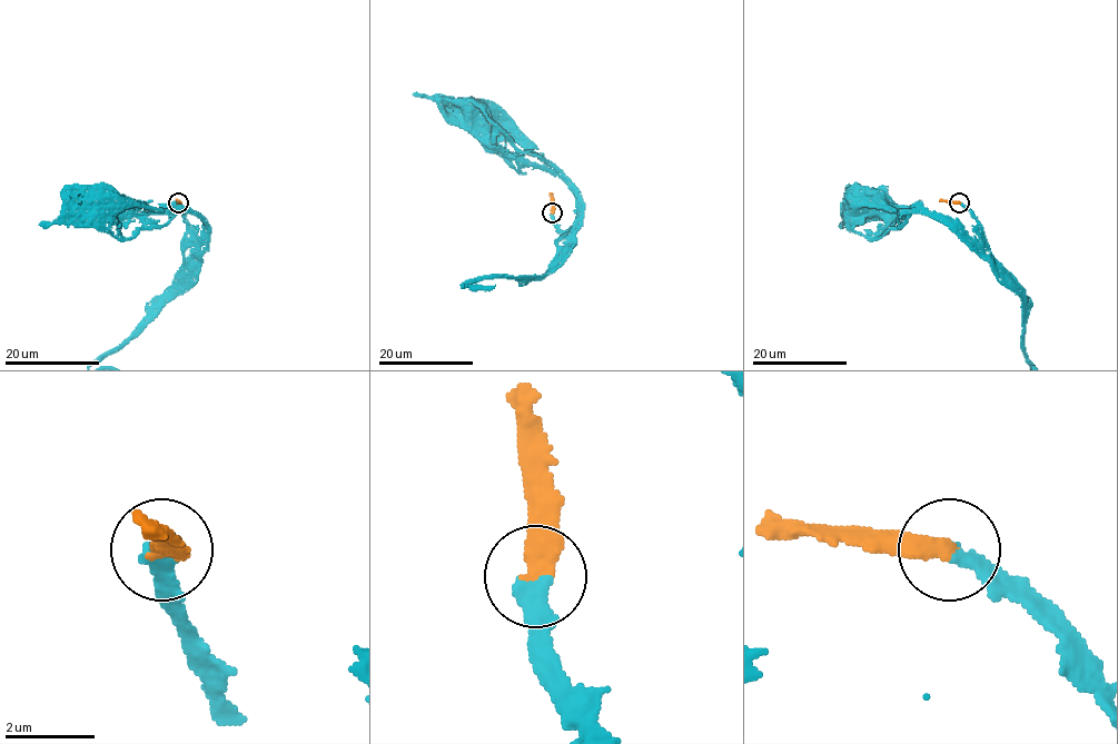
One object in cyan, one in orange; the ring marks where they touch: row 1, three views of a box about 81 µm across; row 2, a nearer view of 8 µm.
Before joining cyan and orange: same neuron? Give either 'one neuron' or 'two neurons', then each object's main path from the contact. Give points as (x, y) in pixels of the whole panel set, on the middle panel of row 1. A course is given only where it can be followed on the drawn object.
one neuron | cyan via (552, 212), (561, 230), (570, 230), (577, 216), (577, 194), (569, 181), (514, 141), (498, 138), (478, 118) | orange via (552, 212), (550, 192)

